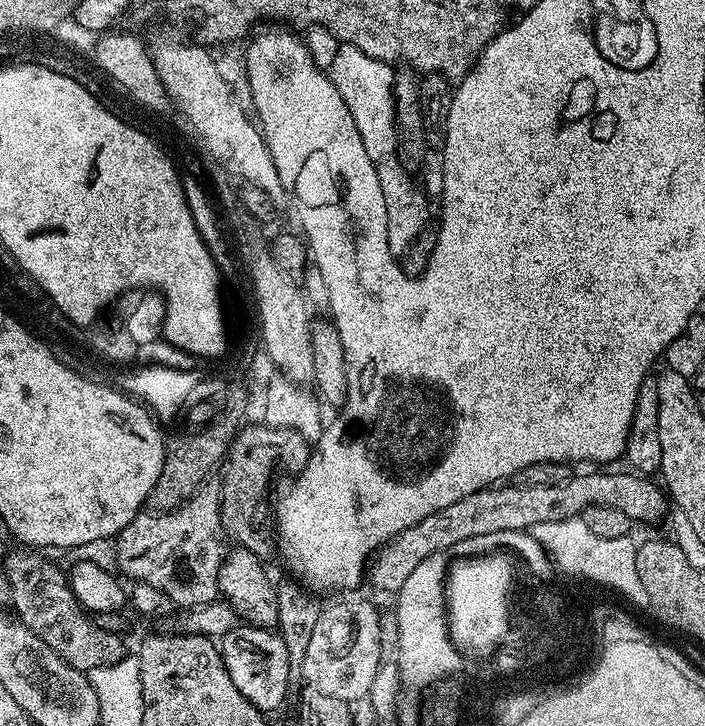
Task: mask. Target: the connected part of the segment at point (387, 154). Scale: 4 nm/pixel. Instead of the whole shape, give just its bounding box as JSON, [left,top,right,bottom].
[330,44,398,162]

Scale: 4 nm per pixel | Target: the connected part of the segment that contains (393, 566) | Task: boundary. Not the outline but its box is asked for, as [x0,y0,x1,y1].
[367,470,670,594]

